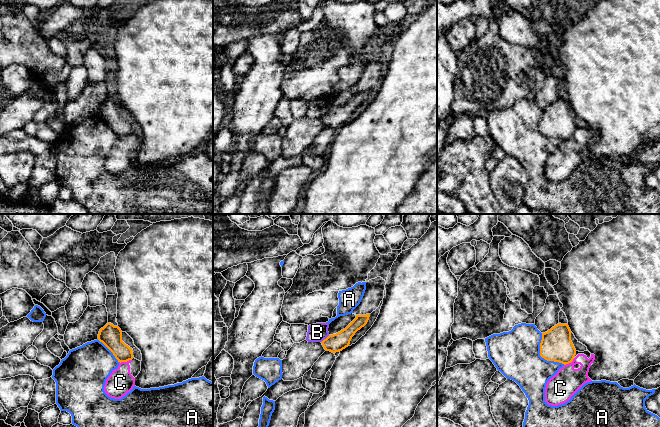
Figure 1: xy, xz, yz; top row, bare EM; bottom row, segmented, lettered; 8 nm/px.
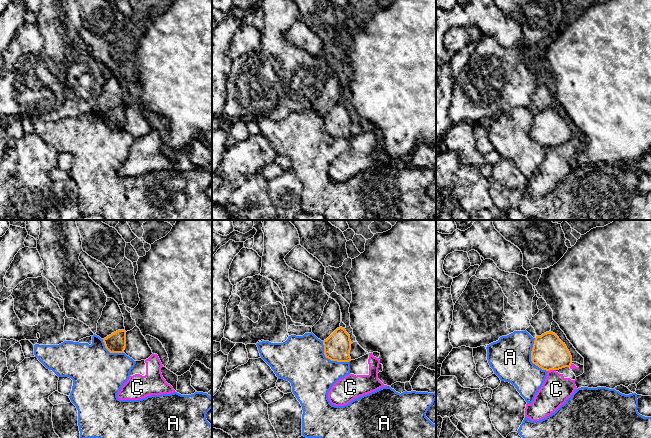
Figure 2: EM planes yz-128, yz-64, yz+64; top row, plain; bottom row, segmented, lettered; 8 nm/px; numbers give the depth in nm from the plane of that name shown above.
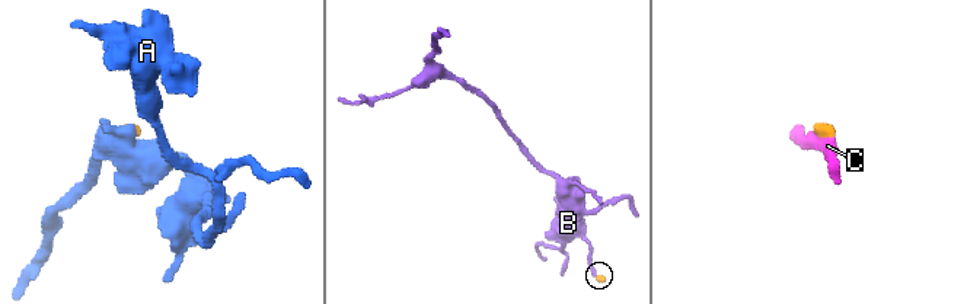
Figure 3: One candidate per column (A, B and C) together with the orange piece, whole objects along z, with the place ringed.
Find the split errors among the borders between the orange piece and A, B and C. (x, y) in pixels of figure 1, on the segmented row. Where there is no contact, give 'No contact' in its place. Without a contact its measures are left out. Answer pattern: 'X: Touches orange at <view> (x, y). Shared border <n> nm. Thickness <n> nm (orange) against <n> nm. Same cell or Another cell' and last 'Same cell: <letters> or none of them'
A: Touches orange at yz (541, 356). Shared border 320 nm. Thickness 260 nm (orange) against 380 nm. Another cell
B: Touches orange at xz (326, 338). Shared border 90 nm. Thickness 150 nm (orange) against 150 nm. Another cell
C: Touches orange at xy (125, 361). Shared border 110 nm. Thickness 180 nm (orange) against 200 nm. Another cell
Same cell: none of them

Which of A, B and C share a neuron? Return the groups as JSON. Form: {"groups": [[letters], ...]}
{"groups": [["A"], ["B"], ["C"]]}

